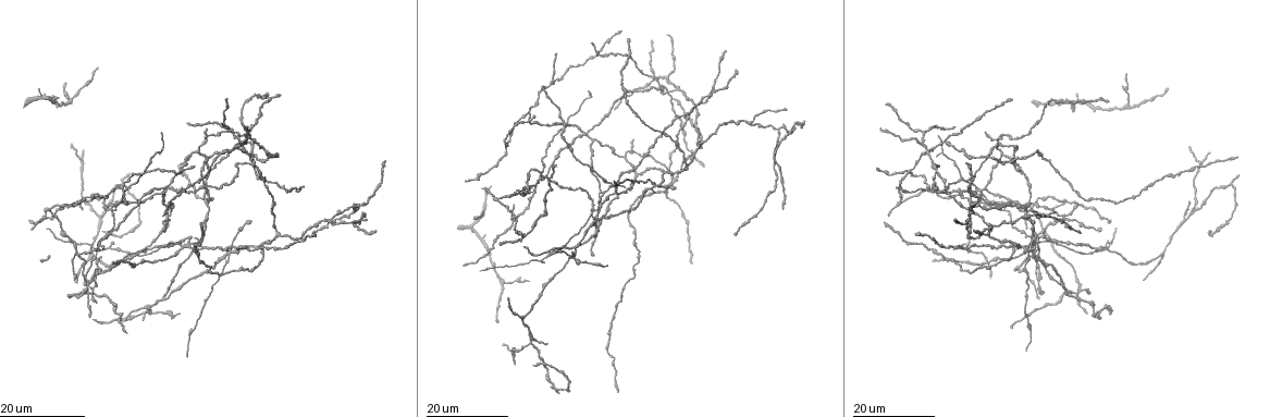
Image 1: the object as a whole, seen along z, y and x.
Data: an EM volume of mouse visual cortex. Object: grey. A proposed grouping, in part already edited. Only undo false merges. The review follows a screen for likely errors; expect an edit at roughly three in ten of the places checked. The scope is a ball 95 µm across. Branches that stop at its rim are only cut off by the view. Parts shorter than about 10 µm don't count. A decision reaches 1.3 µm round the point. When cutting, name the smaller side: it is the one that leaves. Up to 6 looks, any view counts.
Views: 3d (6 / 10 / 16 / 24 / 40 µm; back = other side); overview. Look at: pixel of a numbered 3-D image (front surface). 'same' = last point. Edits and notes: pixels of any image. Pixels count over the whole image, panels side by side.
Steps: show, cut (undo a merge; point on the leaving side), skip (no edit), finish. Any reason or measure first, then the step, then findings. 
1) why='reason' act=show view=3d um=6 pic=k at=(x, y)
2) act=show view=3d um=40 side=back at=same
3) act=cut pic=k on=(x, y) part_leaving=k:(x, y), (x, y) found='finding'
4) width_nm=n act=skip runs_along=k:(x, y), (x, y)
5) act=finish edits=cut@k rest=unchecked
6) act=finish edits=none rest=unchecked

why='side arm on a straight run' act=show view=3d um=24 pic=1 at=(672, 97)

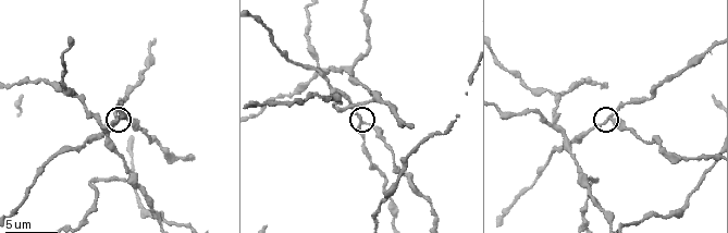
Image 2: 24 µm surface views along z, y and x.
why='zoom in' act=show view=3d um=6 pic=2 at=(363, 121)

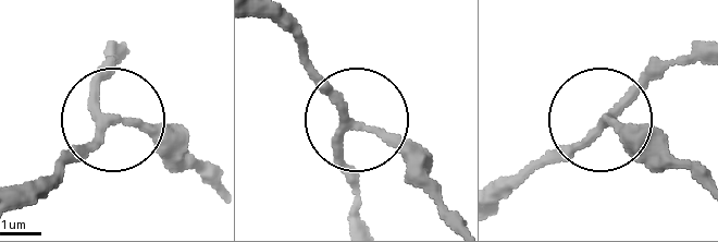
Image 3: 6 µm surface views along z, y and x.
act=skip runs_along=3:(32, 202), (108, 125), (100, 81), (111, 43) found='one neuron here'

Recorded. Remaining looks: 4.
why='three arms meet' act=show view=3d um=6 pic=2 at=(569, 140)

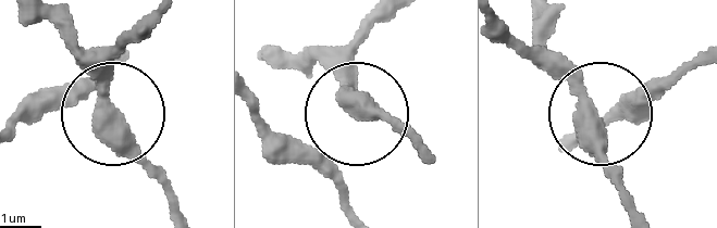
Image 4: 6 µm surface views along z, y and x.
arms=3 act=skip runs_along=4:(430, 156), (357, 112), (354, 33) found='one neuron here'

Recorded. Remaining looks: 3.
why='four or more arms meet' act=show view=3d um=16 pic=1 at=(231, 251)

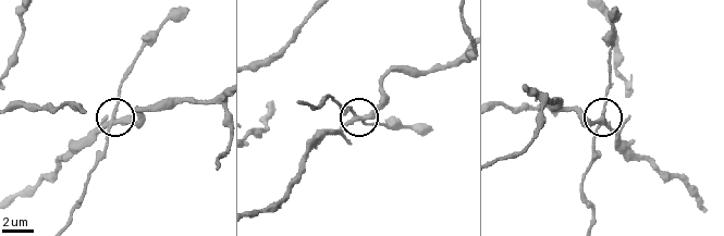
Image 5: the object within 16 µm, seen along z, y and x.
why='zoom in' act=show view=3d um=10 pic=5 at=(109, 126)

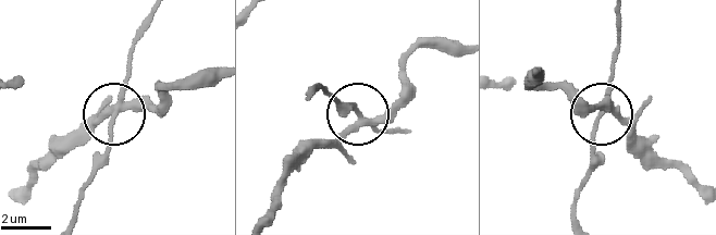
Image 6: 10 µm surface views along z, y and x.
act=cut pic=6 on=(111, 143) part_leaving=6:(119, 106), (107, 128), (105, 159), (75, 215) found='a second neuron is stuck on'

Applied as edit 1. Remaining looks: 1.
act=finish edits=cut@6 rest=unchecked

